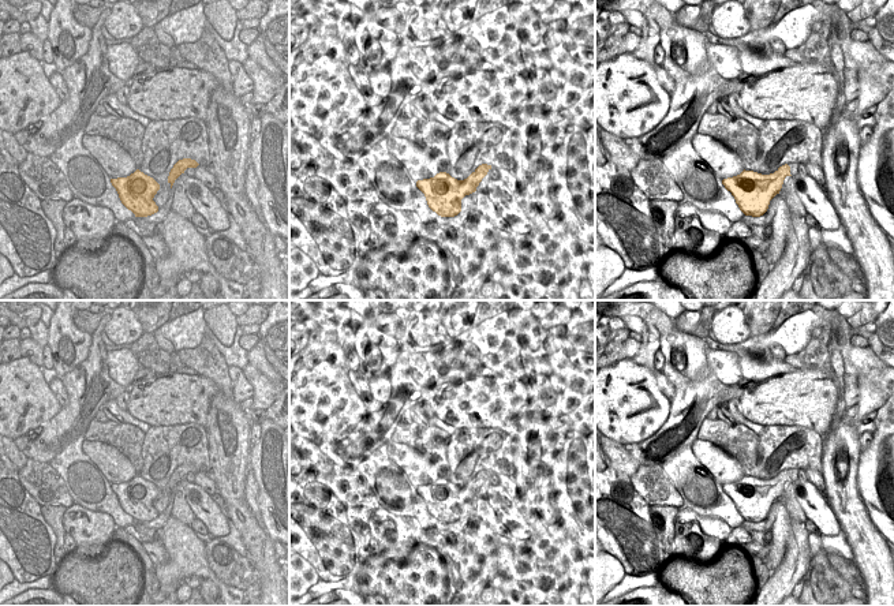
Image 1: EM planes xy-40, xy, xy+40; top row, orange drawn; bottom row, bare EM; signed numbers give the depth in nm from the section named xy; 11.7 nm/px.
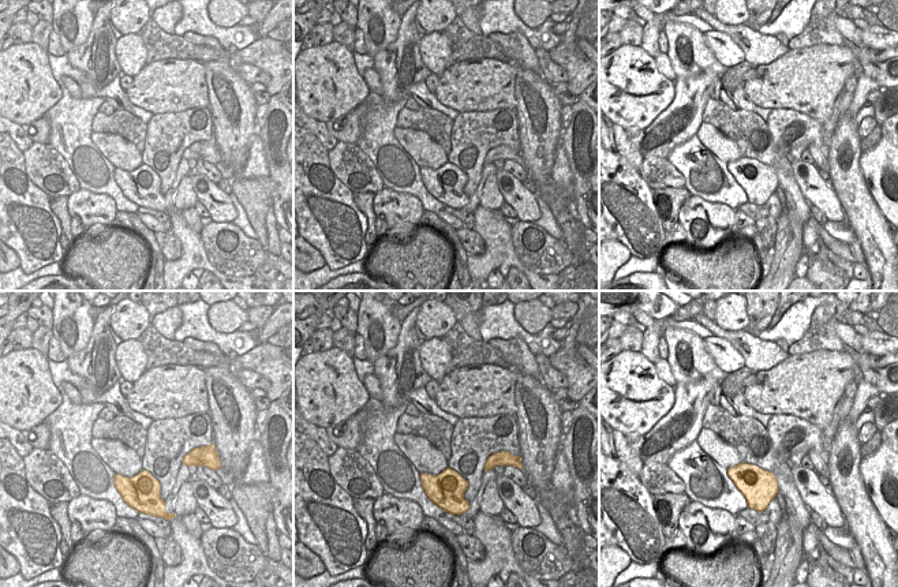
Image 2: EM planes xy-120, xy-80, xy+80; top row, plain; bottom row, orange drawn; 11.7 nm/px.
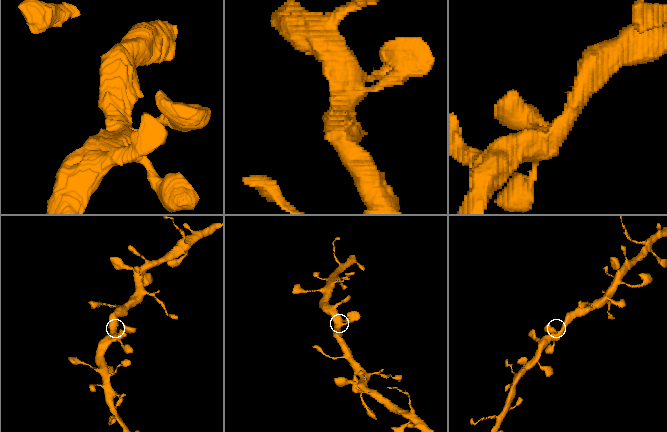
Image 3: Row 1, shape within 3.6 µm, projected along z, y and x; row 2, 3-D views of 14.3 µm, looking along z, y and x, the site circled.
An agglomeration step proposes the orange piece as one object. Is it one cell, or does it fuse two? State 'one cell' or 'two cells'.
one cell

